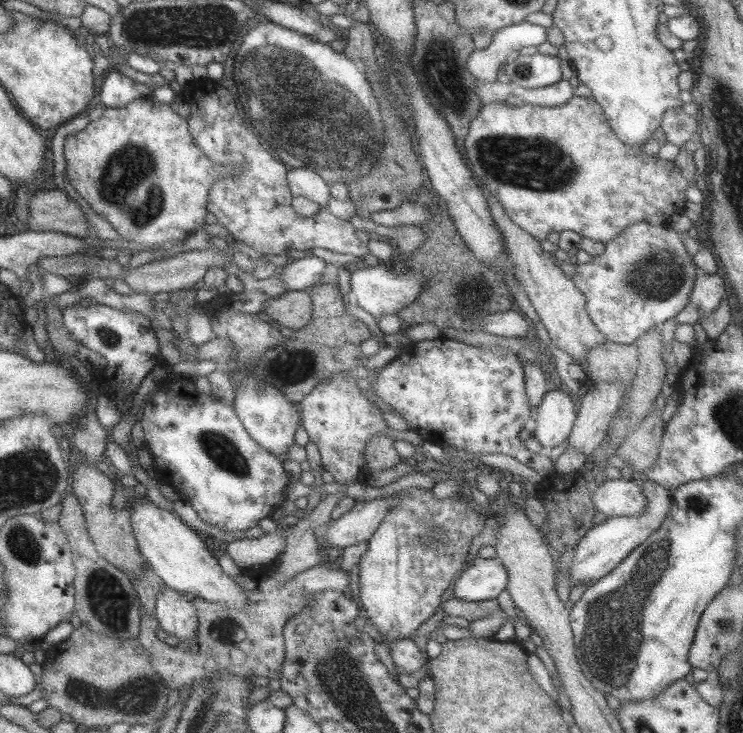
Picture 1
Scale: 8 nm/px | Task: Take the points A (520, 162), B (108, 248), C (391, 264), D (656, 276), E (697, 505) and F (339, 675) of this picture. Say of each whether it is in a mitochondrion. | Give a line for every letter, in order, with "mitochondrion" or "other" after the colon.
A: mitochondrion
B: other
C: other
D: mitochondrion
E: other
F: mitochondrion

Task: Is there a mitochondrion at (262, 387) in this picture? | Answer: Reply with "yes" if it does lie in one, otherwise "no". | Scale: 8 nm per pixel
yes

